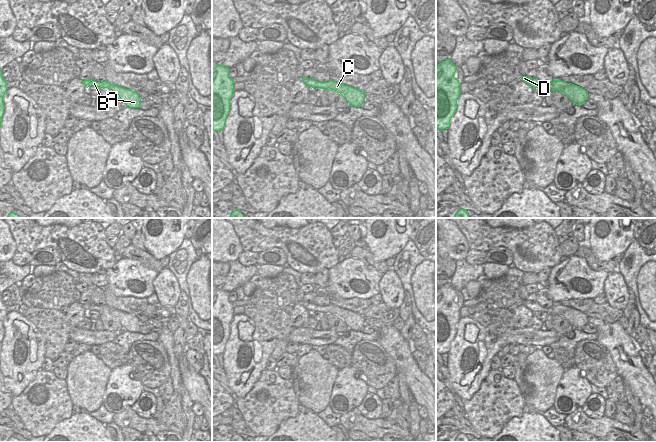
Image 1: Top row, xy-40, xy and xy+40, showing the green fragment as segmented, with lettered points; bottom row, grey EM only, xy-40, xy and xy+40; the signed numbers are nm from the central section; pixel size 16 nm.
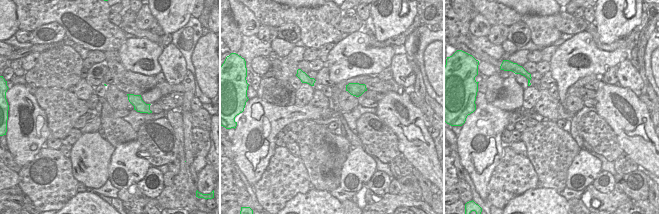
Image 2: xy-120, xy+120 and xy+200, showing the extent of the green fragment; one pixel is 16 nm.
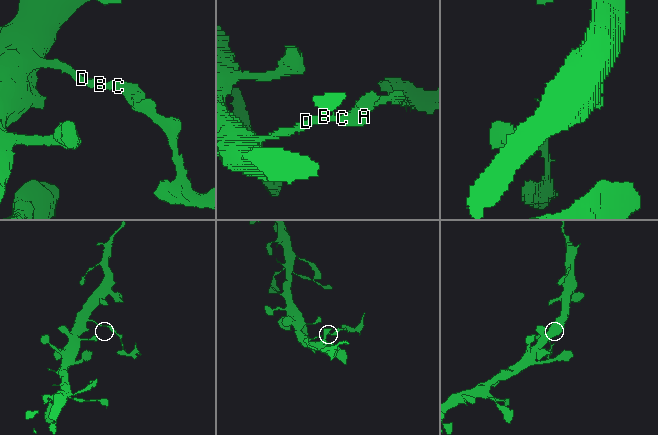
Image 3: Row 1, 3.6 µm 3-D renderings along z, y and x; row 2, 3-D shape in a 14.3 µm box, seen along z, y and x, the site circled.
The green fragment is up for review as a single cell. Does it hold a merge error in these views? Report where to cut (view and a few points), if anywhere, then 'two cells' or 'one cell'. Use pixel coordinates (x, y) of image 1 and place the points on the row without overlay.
xy (325, 306), (328, 313) | two cells

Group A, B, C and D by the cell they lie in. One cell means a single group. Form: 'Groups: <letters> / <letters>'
Groups: A C / B D

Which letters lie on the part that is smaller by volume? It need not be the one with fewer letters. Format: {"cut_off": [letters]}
{"cut_off": ["A", "C"]}

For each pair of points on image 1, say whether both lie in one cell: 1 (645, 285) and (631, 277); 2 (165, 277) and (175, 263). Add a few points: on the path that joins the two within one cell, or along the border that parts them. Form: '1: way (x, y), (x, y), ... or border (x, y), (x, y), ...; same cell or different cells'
1: border (645, 262), (637, 276), (639, 303); different cells
2: border (166, 267), (174, 275), (181, 289); different cells

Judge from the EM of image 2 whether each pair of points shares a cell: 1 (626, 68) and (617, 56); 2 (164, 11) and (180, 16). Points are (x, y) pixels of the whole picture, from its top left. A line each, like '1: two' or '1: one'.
1: two
2: one

